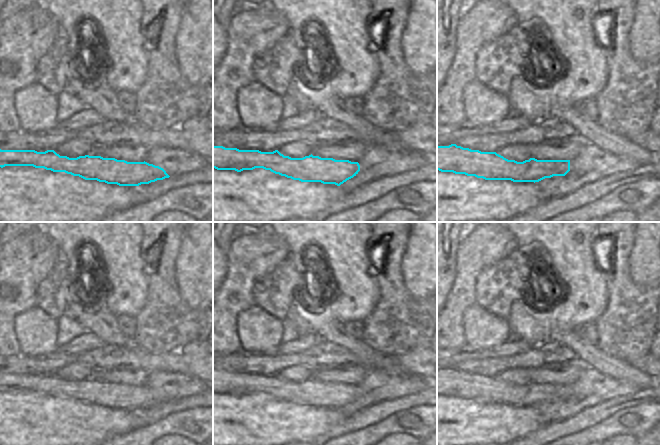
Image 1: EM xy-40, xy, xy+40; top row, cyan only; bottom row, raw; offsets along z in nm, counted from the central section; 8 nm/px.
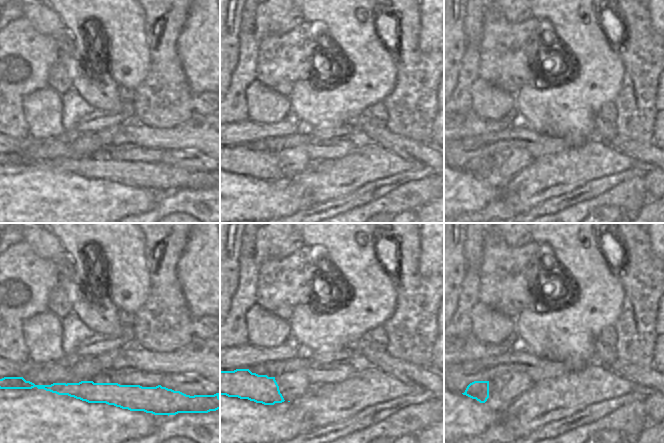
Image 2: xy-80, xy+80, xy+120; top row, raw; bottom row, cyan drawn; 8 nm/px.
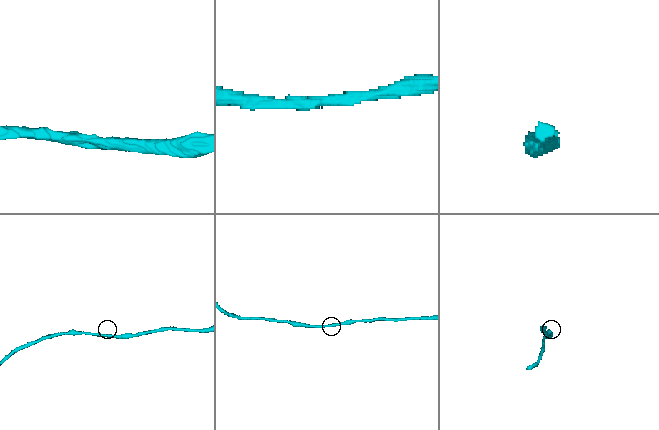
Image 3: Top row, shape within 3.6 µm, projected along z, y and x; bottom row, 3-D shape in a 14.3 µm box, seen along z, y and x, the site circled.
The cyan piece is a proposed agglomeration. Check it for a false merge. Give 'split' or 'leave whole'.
leave whole

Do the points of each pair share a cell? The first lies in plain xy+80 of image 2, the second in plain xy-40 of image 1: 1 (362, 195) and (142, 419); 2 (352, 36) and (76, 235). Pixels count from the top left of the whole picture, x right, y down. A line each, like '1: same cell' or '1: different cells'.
1: same cell
2: same cell

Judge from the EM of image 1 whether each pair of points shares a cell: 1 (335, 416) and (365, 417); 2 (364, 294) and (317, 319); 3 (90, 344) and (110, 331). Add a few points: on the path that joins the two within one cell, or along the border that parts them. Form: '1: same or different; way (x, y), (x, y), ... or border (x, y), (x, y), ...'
1: different; border (346, 416), (327, 431)
2: different; border (327, 294), (330, 312), (343, 322)
3: different; border (88, 331), (97, 335), (106, 343)

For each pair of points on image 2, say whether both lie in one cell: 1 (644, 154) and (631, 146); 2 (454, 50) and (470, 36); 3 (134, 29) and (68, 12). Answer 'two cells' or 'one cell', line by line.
1: one cell
2: two cells
3: one cell

